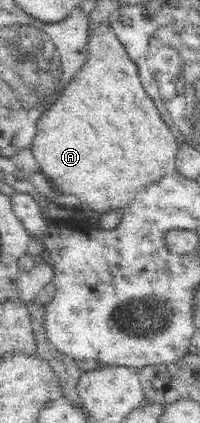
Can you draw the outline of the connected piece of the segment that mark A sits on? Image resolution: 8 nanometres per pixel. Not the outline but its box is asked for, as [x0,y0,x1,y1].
[31,22,181,213]

